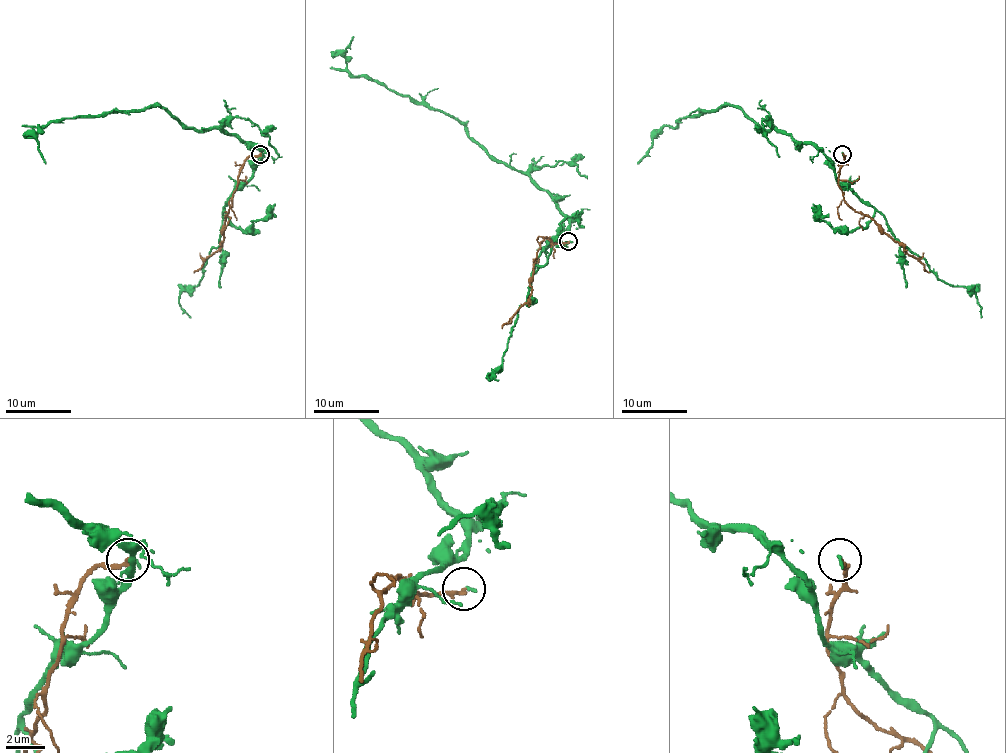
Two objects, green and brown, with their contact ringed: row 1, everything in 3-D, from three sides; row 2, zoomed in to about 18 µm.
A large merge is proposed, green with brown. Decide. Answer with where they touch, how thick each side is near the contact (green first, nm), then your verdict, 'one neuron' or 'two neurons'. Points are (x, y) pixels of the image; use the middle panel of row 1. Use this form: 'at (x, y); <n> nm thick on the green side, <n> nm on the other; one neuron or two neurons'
at (568, 241); 130 nm thick on the green side, 240 nm on the other; two neurons

